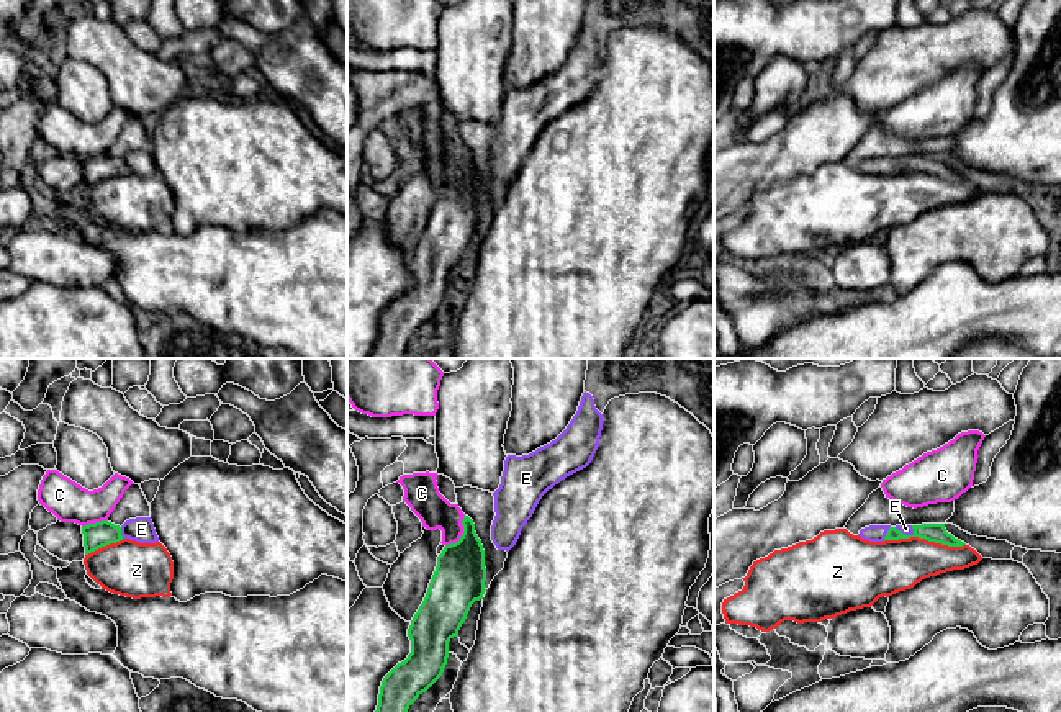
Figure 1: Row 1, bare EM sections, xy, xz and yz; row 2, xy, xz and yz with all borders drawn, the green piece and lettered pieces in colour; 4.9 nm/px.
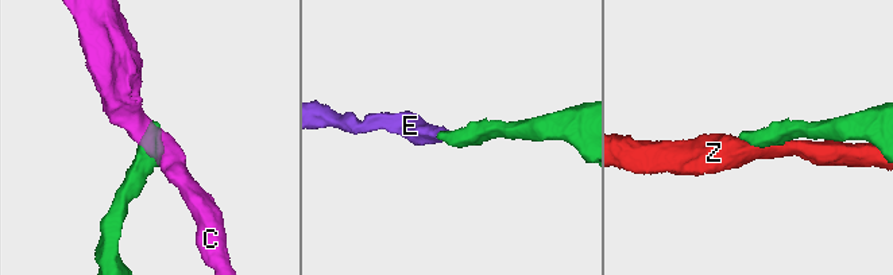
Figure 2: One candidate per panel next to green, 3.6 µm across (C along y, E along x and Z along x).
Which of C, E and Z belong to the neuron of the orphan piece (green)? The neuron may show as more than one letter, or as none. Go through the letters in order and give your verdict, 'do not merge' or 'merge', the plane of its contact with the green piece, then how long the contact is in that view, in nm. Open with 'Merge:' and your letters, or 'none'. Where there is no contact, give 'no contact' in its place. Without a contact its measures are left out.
Merge: E
C: do not merge | xz | 180 nm
E: merge | yz | 80 nm
Z: do not merge | yz | 400 nm

